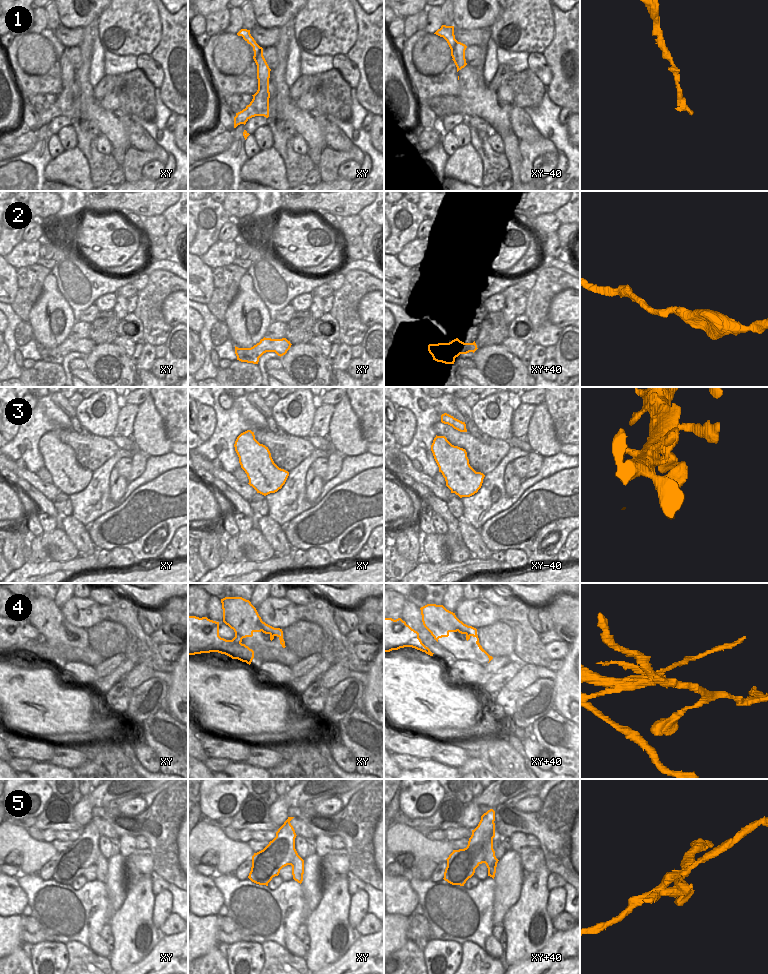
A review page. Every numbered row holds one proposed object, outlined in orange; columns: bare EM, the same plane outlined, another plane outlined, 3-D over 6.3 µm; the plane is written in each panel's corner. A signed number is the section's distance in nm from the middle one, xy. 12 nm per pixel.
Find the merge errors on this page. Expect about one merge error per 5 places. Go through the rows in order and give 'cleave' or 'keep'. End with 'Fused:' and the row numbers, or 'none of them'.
1: keep
2: keep
3: keep
4: cleave
5: cleave
Fused: 4, 5

